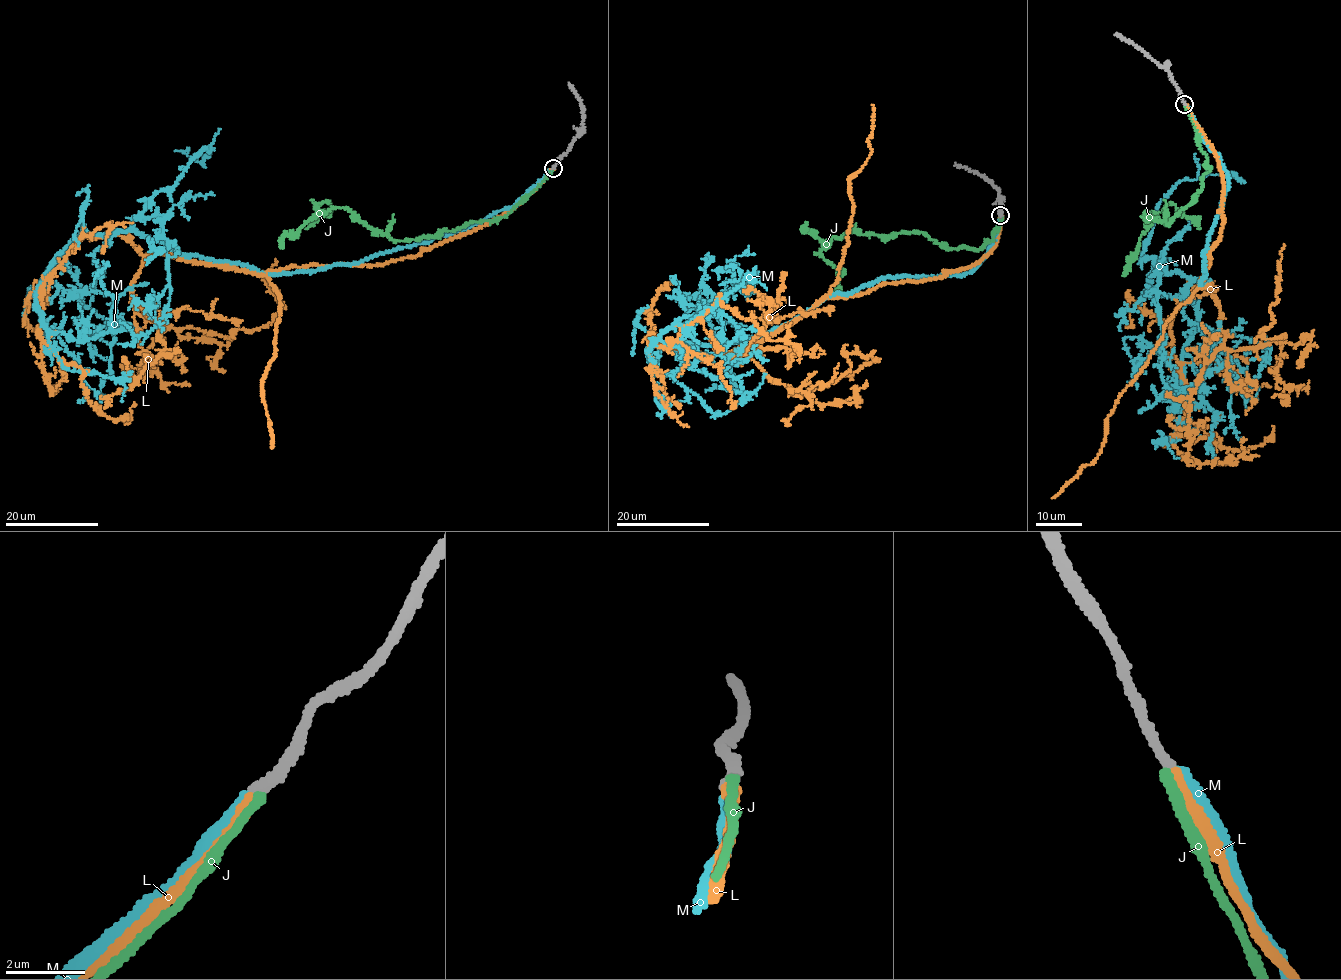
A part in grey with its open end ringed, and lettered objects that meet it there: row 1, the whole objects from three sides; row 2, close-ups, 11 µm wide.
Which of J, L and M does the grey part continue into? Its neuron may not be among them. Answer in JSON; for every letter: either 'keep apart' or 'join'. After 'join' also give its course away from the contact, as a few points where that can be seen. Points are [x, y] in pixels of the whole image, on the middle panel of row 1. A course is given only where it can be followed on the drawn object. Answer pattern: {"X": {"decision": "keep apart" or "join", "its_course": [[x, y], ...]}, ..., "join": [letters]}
{"J": {"decision": "keep apart"}, "L": {"decision": "join", "its_course": [[1001, 216], [995, 244], [943, 276], [824, 297], [727, 352], [648, 343], [669, 349], [717, 299], [796, 350]]}, "M": {"decision": "keep apart"}, "join": ["L"]}

